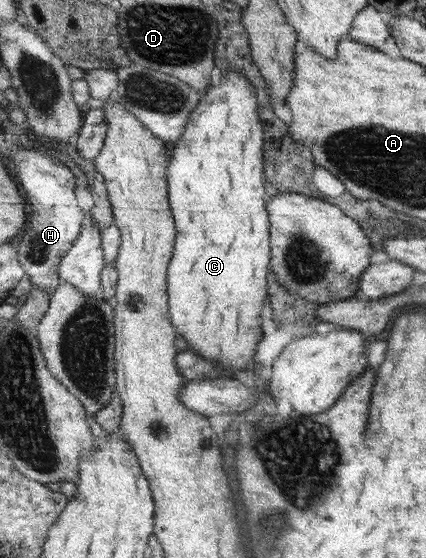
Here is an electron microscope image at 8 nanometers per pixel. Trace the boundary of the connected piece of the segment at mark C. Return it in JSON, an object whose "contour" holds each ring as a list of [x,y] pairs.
{"contour":[[[232,68],[222,74],[218,86],[209,88],[203,94],[202,103],[192,113],[189,125],[186,126],[185,134],[176,142],[173,148],[173,155],[170,160],[167,174],[169,183],[169,202],[173,211],[174,221],[177,224],[177,238],[173,247],[173,258],[171,259],[169,270],[167,271],[167,283],[169,284],[169,308],[170,319],[178,332],[178,336],[183,337],[189,344],[188,349],[194,353],[205,357],[207,360],[215,361],[223,370],[223,373],[234,377],[234,373],[248,369],[253,365],[257,357],[257,349],[261,340],[265,337],[264,301],[268,297],[268,278],[266,269],[271,272],[268,265],[272,262],[271,247],[271,221],[268,215],[267,196],[264,193],[265,173],[264,173],[264,126],[260,119],[260,94],[244,76],[244,72]]]}

